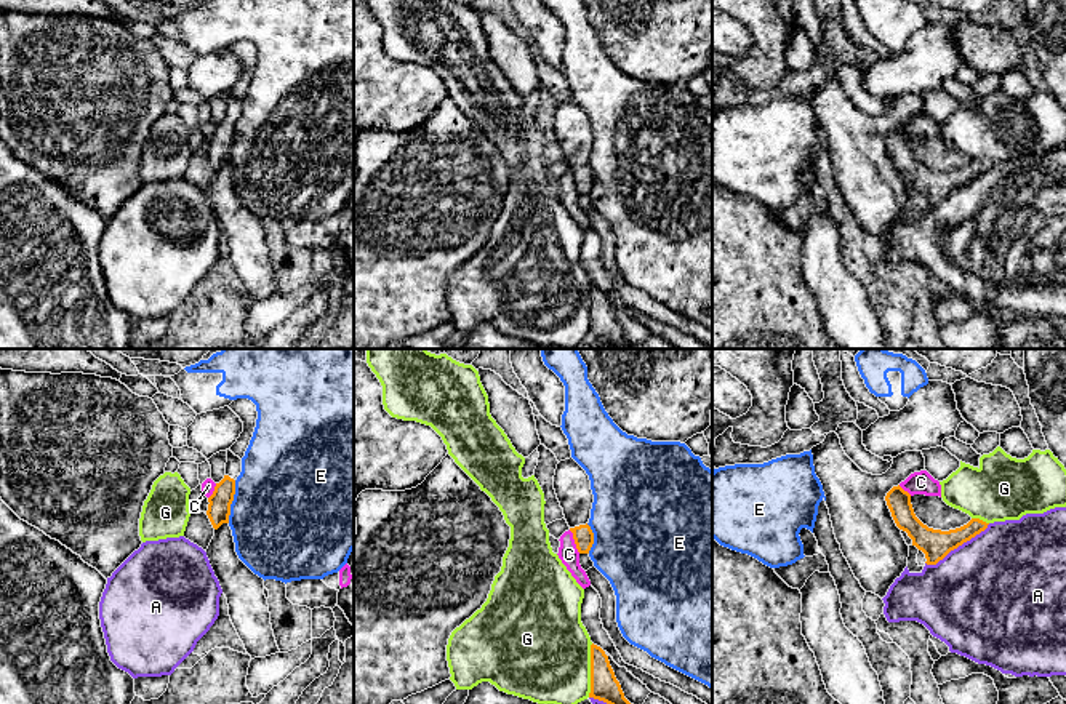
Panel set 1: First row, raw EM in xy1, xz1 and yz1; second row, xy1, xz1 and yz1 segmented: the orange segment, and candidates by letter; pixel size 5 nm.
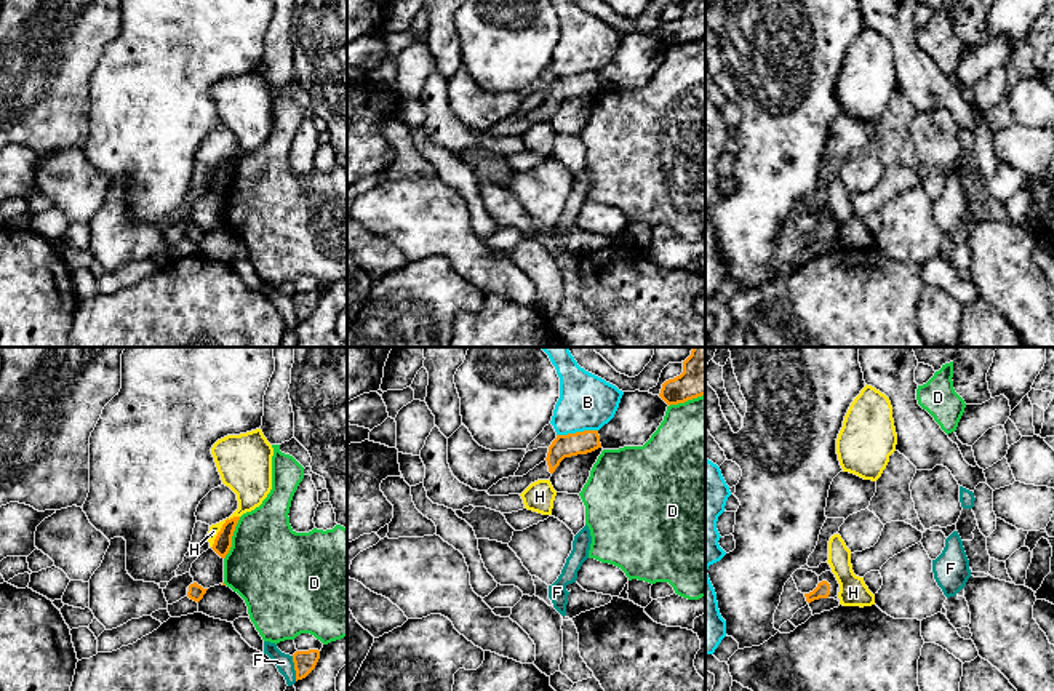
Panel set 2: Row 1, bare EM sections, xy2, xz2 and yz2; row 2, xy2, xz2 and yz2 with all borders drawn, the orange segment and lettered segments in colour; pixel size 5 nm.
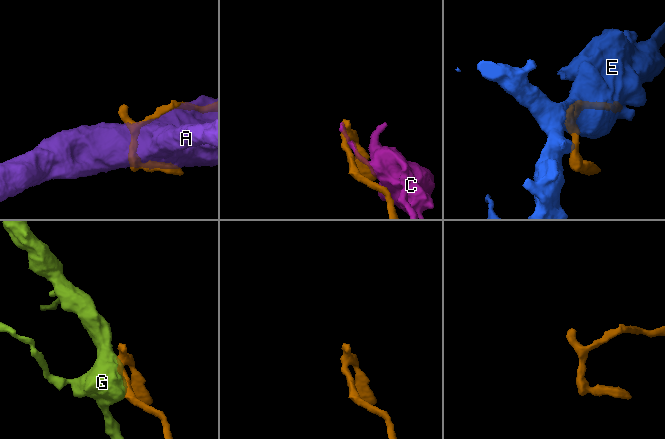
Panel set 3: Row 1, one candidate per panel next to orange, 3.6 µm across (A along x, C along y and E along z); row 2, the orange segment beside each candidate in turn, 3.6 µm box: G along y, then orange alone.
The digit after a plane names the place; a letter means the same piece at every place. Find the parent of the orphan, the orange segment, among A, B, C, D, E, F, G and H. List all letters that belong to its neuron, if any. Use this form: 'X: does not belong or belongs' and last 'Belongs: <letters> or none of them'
A: does not belong
B: does not belong
C: does not belong
D: does not belong
E: does not belong
F: does not belong
G: does not belong
H: does not belong
Belongs: none of them

